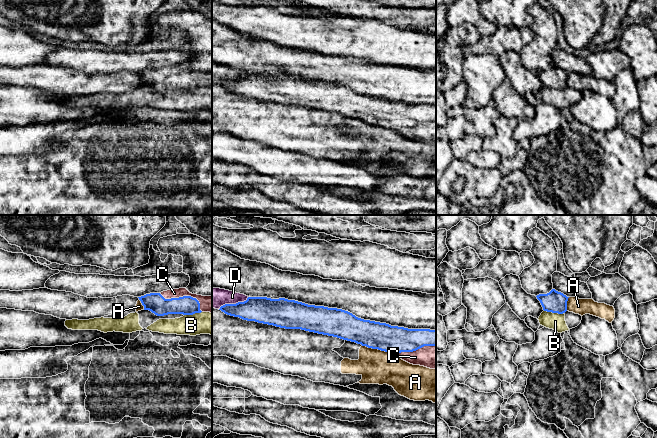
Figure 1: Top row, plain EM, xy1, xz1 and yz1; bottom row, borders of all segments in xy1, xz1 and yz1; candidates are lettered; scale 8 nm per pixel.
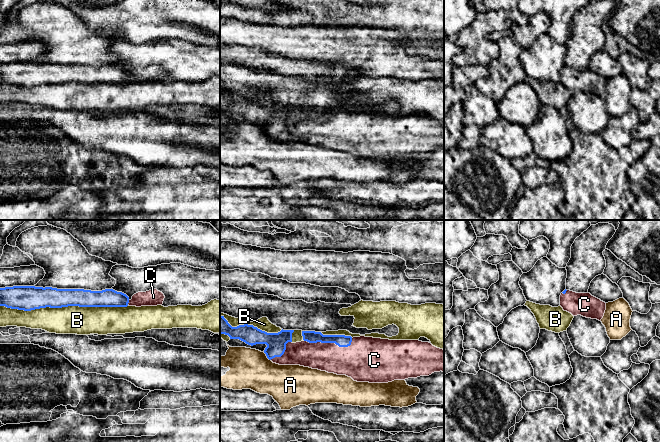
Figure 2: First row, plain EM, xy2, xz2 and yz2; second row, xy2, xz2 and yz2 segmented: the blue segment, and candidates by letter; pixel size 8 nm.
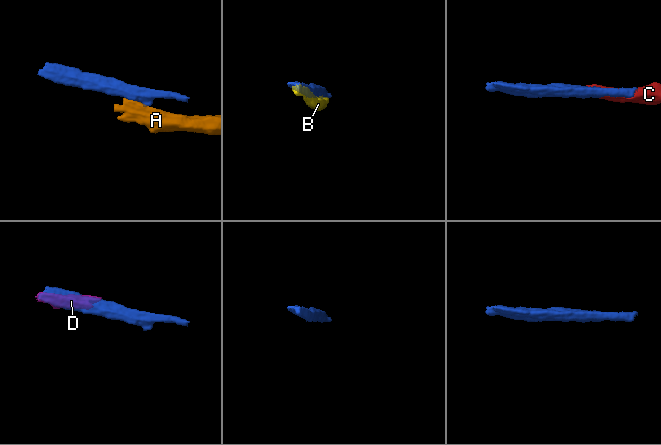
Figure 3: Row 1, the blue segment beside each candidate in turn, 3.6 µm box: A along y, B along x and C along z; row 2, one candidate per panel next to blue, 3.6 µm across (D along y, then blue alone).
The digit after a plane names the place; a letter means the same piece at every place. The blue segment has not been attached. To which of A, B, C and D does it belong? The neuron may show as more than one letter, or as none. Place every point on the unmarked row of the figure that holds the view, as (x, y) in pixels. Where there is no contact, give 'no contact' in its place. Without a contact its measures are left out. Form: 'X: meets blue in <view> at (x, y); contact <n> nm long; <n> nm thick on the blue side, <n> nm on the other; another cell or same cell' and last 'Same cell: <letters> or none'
A: meets blue in xz1 at (376, 124); contact 240 nm long; 220 nm thick on the blue side, 280 nm on the other; another cell
B: meets blue in xy2 at (64, 82); contact 1000 nm long; 180 nm thick on the blue side, 220 nm on the other; another cell
C: meets blue in xz2 at (330, 118); contact 400 nm long; 100 nm thick on the blue side, 260 nm on the other; same cell
D: meets blue in xz1 at (233, 80); contact 260 nm long; 200 nm thick on the blue side, 160 nm on the other; another cell
Same cell: C

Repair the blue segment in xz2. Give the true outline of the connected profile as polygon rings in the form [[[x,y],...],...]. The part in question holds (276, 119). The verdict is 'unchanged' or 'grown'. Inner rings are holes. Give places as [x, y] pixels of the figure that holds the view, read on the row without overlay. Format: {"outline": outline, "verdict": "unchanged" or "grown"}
{"outline": [[[220,91],[220,110],[225,110],[230,115],[239,115],[248,121],[266,120],[264,126],[267,134],[279,141],[300,141],[312,145],[326,147],[337,151],[346,151],[357,158],[388,159],[394,156],[405,156],[420,152],[429,152],[434,148],[444,148],[444,126],[433,122],[429,118],[419,116],[389,116],[373,113],[351,113],[345,111],[323,111],[321,108],[302,107],[303,116],[292,118],[294,106],[281,106],[278,109],[267,109],[253,101],[239,101],[232,103],[224,92]]], "verdict": "grown"}

